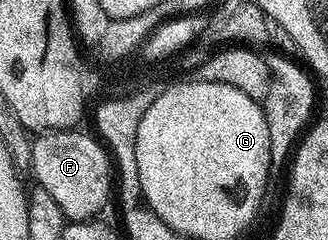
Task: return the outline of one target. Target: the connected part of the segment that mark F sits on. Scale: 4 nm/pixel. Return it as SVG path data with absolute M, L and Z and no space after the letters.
M79 132L45 133L36 136L31 143L29 169L31 173L35 172L34 184L53 195L68 222L98 218L107 196L113 193L113 161L108 150L94 136L91 138L89 134Z

